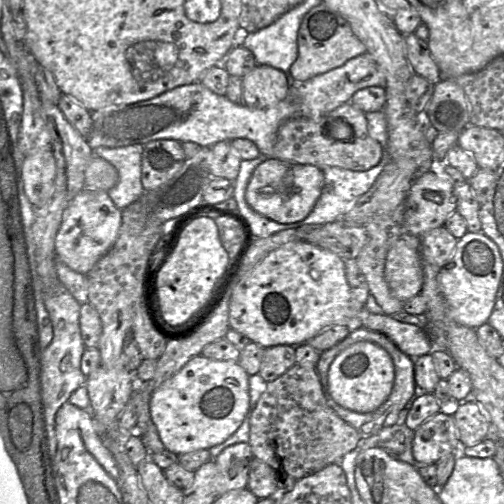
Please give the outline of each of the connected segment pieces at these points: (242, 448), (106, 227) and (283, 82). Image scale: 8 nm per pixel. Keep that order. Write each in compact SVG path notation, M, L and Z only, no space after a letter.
M249 442L230 445L214 458L218 468L217 498L228 491L247 487L253 458Z
M83 188L70 202L55 238L56 255L72 270L87 274L115 243L122 221L122 210L116 207L106 191Z
M257 64L242 81L244 104L255 109L275 106L287 97L291 88L283 71L267 65Z

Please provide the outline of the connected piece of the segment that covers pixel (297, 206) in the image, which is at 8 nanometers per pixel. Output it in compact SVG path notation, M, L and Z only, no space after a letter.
M264 157L255 168L246 187L245 199L258 214L281 224L304 220L319 199L325 180L316 166Z

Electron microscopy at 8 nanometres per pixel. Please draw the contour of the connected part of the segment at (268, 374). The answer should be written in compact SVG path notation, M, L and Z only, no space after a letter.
M279 344L264 348L258 374L270 382L284 374L295 361L295 348L292 345Z

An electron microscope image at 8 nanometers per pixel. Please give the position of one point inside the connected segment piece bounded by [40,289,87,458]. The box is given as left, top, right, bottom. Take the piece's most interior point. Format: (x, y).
(60, 363)

